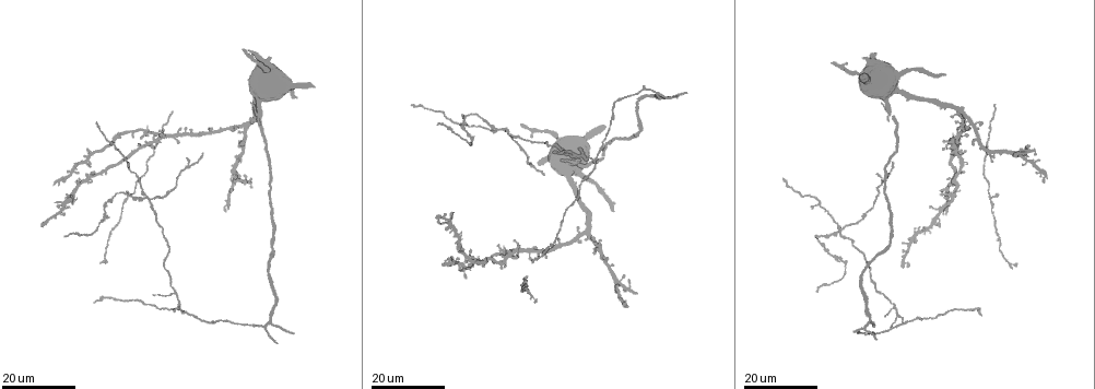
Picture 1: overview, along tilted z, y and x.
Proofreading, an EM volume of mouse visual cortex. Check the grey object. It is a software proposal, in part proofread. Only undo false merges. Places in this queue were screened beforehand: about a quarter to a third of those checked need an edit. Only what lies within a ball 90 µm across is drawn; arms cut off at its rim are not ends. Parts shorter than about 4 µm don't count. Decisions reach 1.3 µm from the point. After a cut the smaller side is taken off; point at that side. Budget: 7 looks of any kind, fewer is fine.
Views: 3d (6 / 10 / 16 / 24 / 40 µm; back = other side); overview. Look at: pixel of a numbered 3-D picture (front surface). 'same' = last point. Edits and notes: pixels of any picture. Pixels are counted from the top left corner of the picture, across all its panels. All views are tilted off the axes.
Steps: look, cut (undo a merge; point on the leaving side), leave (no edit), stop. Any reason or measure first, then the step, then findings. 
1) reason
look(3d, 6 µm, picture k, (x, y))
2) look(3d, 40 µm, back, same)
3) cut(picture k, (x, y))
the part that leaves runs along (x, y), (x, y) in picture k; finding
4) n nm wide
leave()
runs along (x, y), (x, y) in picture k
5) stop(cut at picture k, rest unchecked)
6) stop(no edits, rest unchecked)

two arms in line, one across
look(3d, 16 µm, picture 1, (173, 292))

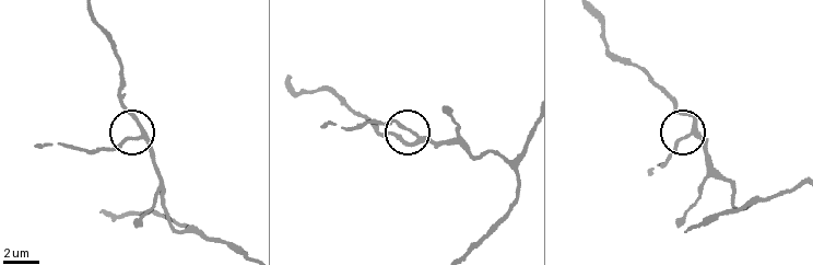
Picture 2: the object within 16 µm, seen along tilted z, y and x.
closer look
look(3d, 6 µm, picture 2, (693, 127))

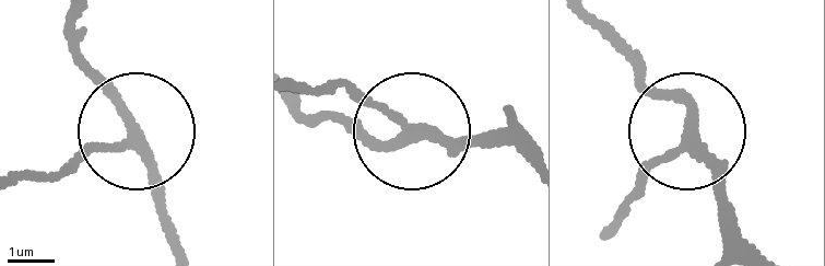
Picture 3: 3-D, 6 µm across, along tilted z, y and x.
other side
look(3d, 6 µm, back, picture 3, (411, 136))

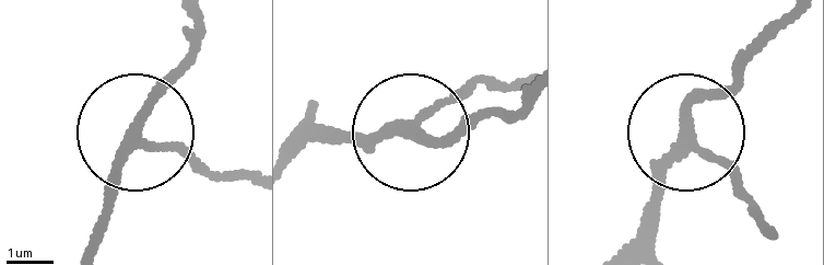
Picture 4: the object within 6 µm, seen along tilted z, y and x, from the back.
3 arms
leave()
runs along (632, 250), (651, 173), (683, 137), (745, 199) in picture 4; continuous, no second neuron

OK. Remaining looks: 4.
three arms meet
look(3d, 16 µm, picture 1, (499, 130))

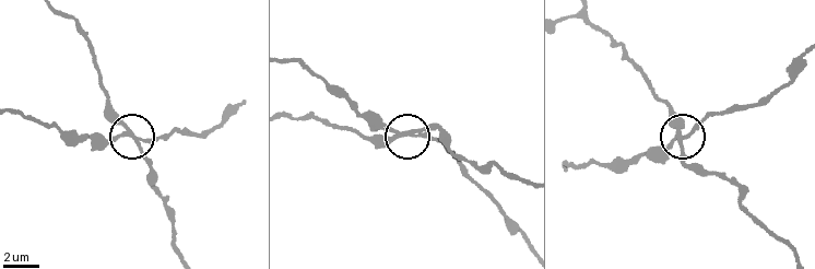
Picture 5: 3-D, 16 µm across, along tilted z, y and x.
zoom in
look(3d, 6 µm, picture 5, (121, 136))

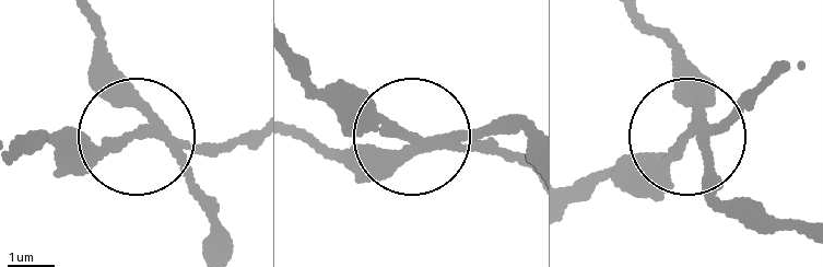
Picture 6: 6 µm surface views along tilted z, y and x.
side arm 31 µm
cut(picture 6, (106, 147))
the part that leaves runs along (427, 144), (342, 116), (298, 82) in picture 6; two neurons meet here

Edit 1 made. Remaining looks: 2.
stop(cut at picture 6, rest unchecked)

